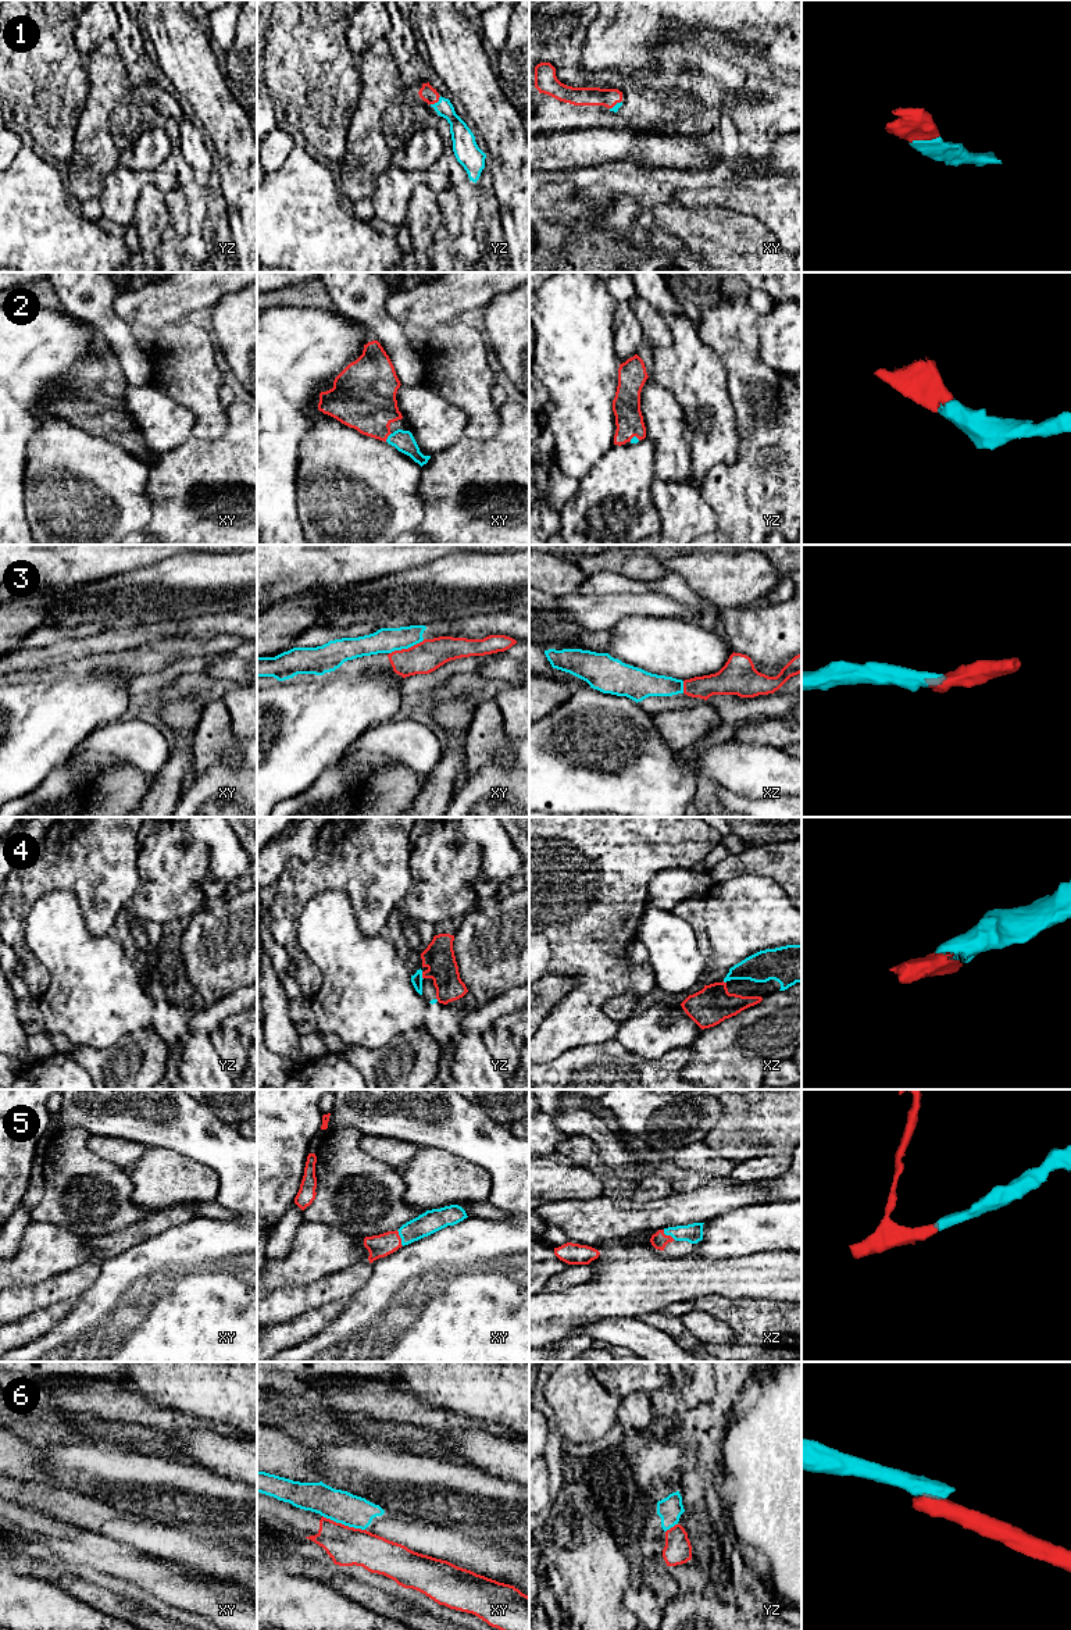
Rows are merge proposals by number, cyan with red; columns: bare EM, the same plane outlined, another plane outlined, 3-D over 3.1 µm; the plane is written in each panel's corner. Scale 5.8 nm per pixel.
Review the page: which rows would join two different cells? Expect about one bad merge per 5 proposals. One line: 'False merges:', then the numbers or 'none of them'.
False merges: 3, 6

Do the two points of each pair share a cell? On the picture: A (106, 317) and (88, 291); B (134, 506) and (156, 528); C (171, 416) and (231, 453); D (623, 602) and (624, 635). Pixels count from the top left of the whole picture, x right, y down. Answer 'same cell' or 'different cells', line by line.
A: same cell
B: different cells
C: different cells
D: different cells

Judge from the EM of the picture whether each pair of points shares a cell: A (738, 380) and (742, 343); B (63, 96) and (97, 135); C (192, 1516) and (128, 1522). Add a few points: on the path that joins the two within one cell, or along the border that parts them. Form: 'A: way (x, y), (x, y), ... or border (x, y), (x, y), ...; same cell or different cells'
A: way (742, 371), (742, 352); same cell
B: border (88, 82), (85, 109), (74, 132), (72, 146); different cells
C: border (118, 1512), (136, 1513), (177, 1527), (181, 1532); different cells

